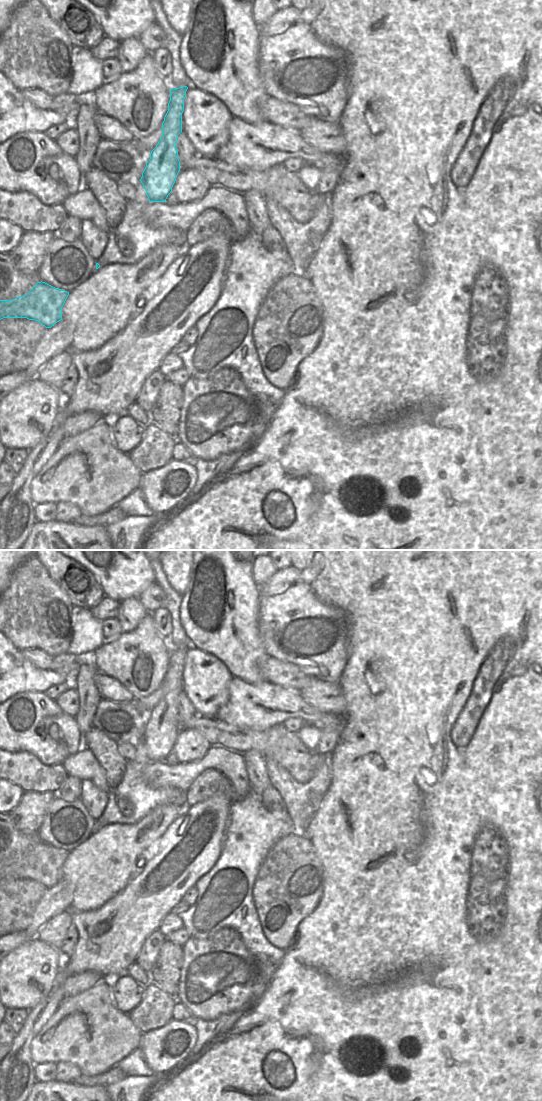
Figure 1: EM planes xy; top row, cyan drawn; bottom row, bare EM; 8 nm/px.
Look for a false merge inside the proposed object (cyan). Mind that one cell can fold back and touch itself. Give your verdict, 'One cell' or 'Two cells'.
Two cells.

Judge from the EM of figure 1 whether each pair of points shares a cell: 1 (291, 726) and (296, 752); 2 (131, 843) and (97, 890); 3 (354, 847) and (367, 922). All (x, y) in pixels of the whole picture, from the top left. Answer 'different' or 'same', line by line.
1: different
2: same
3: same

